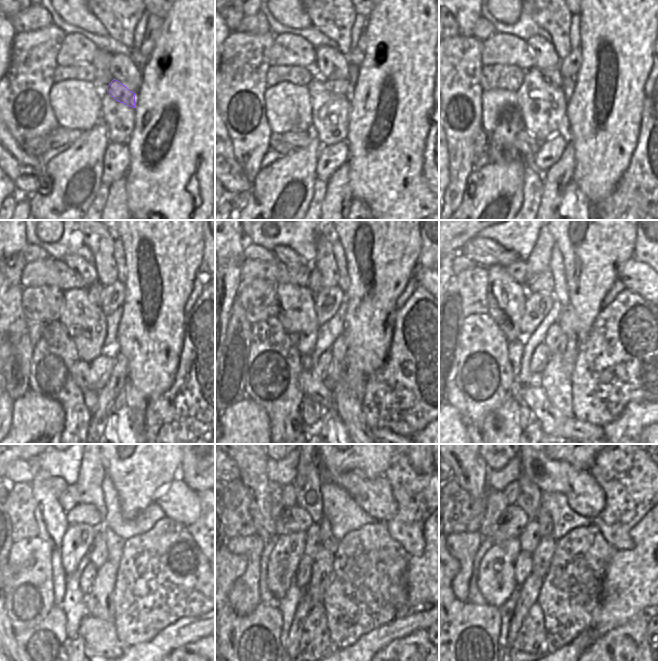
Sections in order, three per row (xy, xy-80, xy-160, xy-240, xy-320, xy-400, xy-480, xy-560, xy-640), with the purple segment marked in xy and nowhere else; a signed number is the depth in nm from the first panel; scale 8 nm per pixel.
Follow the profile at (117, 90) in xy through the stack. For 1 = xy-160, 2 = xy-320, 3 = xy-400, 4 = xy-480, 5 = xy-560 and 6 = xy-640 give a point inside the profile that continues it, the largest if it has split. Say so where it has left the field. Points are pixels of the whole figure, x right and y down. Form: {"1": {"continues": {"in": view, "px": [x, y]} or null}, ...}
{"1": {"continues": {"in": "xy-160", "px": [552, 75]}}, "2": {"continues": {"in": "xy-320", "px": [314, 284]}}, "3": {"continues": {"in": "xy-400", "px": [538, 261]}}, "4": {"continues": {"in": "xy-480", "px": [91, 472]}}, "5": {"continues": {"in": "xy-560", "px": [308, 481]}}, "6": {"continues": {"in": "xy-640", "px": [529, 499]}}}

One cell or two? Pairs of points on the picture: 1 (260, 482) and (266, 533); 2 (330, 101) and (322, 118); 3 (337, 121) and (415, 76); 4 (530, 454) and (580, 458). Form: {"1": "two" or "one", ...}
{"1": "one", "2": "one", "3": "two", "4": "two"}

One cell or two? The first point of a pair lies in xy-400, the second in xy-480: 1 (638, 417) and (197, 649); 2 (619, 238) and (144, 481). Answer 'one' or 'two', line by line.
1: two
2: one

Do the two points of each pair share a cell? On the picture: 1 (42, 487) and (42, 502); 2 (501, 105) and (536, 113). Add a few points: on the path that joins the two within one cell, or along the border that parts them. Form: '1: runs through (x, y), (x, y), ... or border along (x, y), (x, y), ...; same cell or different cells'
1: runs through (42, 491), (42, 498); same cell
2: border along (514, 91), (517, 108); different cells

